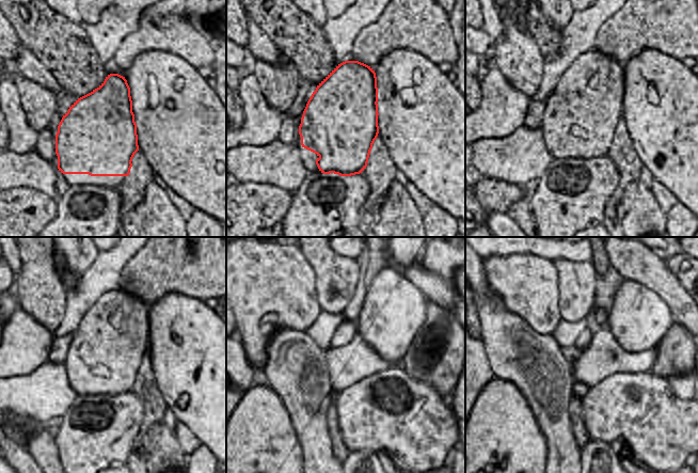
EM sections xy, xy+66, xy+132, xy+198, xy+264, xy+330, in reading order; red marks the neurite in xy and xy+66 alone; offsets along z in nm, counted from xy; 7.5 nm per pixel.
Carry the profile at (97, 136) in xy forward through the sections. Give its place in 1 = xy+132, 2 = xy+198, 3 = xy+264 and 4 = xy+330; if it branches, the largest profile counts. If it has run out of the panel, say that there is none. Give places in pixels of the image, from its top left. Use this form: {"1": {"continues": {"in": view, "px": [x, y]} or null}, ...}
{"1": {"continues": {"in": "xy+132", "px": [578, 122]}}, "2": {"continues": {"in": "xy+198", "px": [102, 361]}}, "3": {"continues": {"in": "xy+264", "px": [393, 311]}}, "4": {"continues": {"in": "xy+330", "px": [638, 318]}}}

